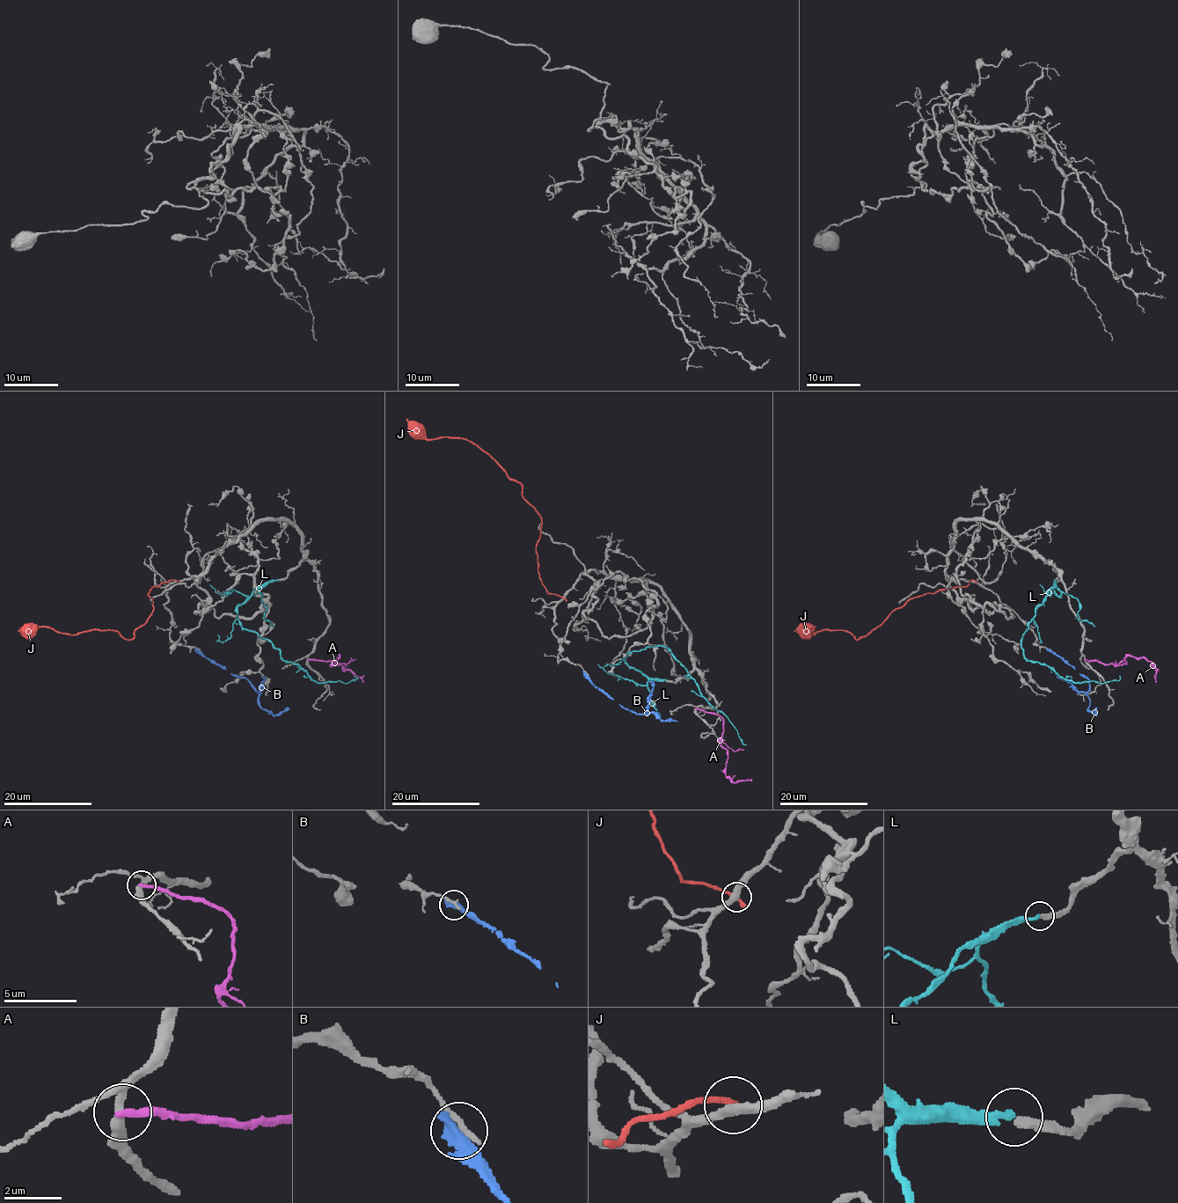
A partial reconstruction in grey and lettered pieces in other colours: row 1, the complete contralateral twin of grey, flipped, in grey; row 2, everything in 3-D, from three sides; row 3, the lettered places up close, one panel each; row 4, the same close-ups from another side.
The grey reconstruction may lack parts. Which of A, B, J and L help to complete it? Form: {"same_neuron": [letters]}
{"same_neuron": ["L"]}

